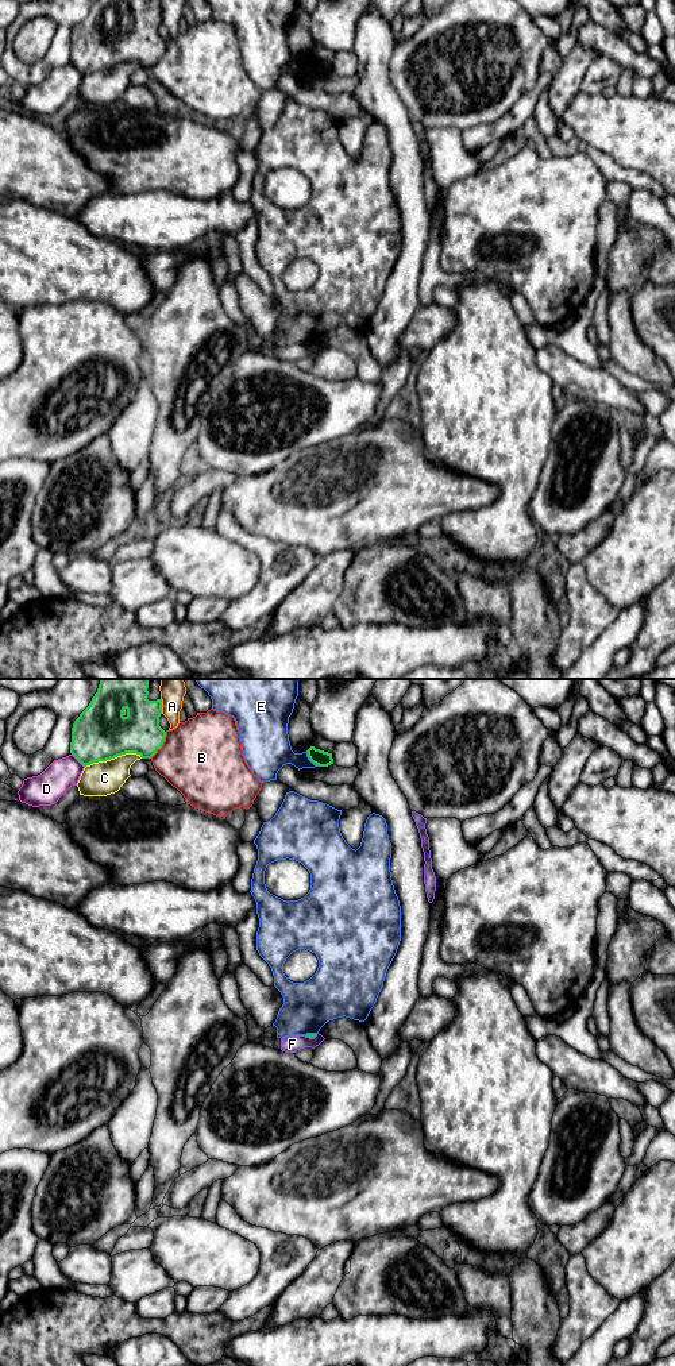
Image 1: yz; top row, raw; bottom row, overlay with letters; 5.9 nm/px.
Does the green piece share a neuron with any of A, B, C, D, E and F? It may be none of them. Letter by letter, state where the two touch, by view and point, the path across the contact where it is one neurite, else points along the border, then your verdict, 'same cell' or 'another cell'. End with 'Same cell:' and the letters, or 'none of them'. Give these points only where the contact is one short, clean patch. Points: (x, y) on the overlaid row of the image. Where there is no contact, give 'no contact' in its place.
A: contact yz (161, 706); another cell
B: contact yz (162, 744); another cell
C: contact yz (114, 757); another cell
D: contact yz (77, 759); another cell
E: contact yz (311, 760); another cell
F: contact yz (309, 1037); border yz (316, 1034), (313, 1037), (304, 1035); another cell
Same cell: none of them

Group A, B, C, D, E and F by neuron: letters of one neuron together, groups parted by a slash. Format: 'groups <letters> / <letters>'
groups A / B / C / D / E / F

